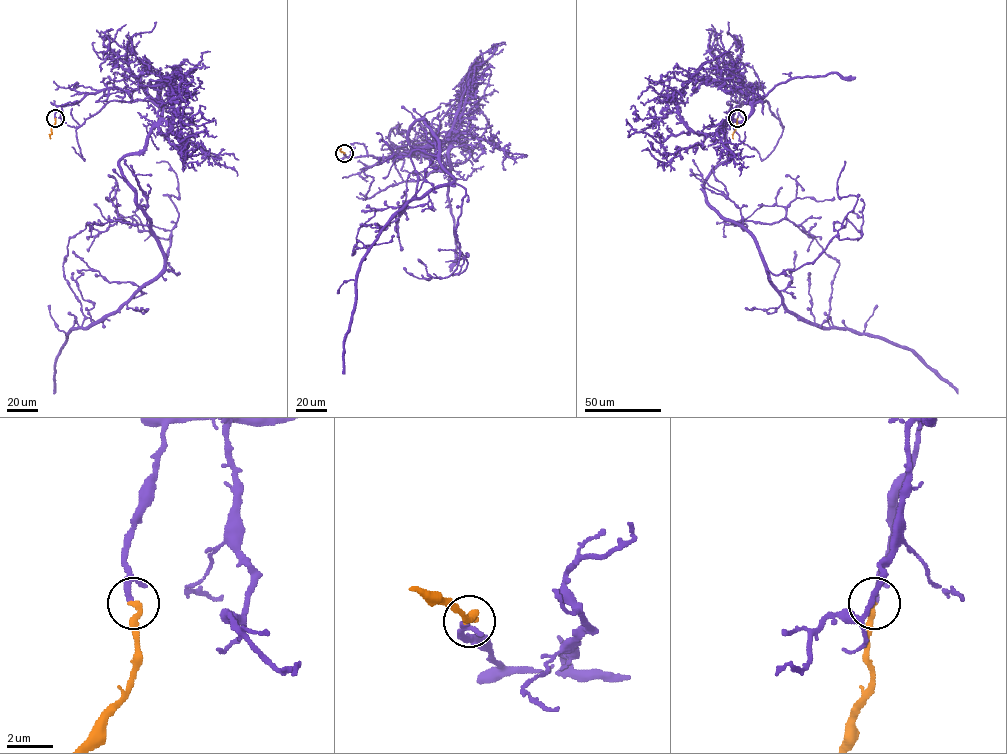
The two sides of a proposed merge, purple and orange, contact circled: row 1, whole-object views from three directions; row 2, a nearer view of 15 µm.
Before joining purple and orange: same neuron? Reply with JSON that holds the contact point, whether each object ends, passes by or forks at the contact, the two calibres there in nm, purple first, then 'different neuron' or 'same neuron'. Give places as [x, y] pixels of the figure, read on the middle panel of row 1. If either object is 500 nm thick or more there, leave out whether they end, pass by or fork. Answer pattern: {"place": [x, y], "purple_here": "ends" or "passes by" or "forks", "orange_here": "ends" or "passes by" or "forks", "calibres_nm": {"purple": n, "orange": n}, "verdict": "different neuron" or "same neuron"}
{"place": [344, 153], "purple_here": "passes by", "orange_here": "ends", "calibres_nm": {"purple": 150, "orange": 240}, "verdict": "same neuron"}

